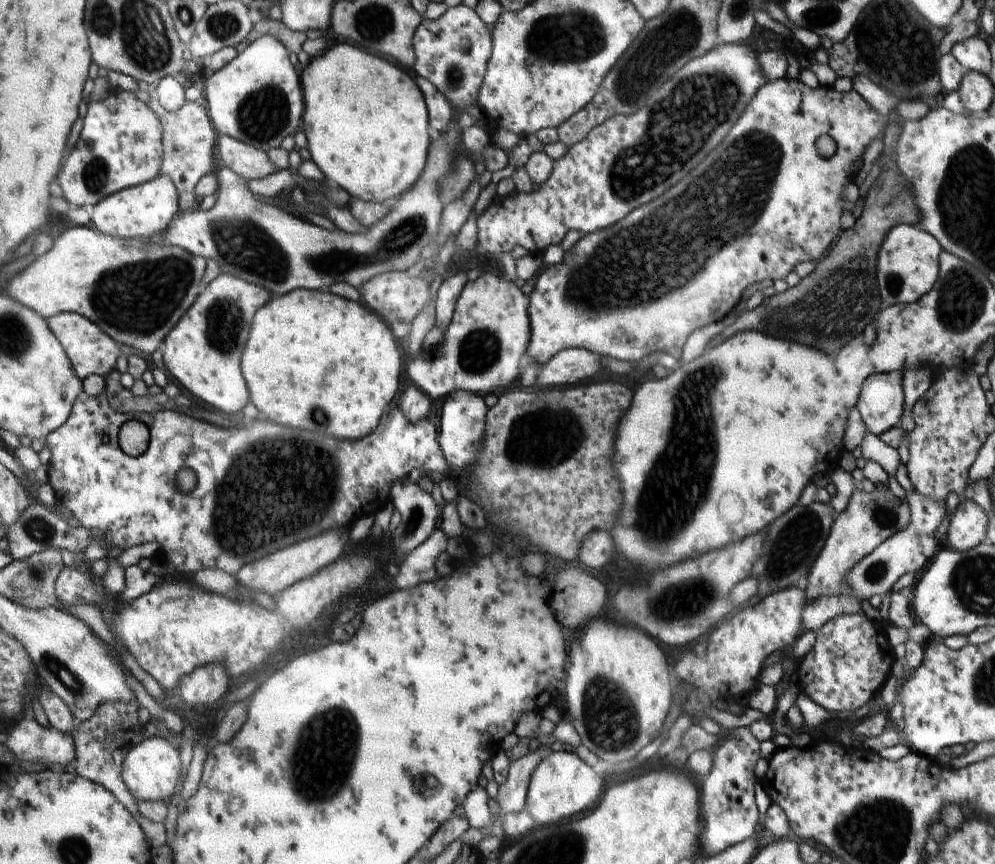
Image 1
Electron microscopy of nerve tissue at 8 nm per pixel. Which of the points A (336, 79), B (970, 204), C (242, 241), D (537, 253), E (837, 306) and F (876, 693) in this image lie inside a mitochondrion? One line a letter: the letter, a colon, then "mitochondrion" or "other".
A: other
B: mitochondrion
C: mitochondrion
D: other
E: mitochondrion
F: other

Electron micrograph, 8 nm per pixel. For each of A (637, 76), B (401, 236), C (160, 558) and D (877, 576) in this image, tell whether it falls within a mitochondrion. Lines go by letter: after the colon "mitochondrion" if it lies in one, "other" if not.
A: mitochondrion
B: mitochondrion
C: other
D: mitochondrion

